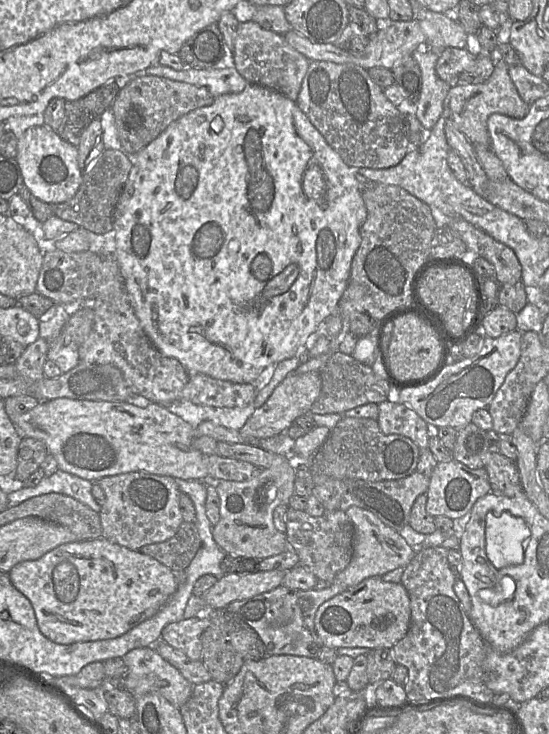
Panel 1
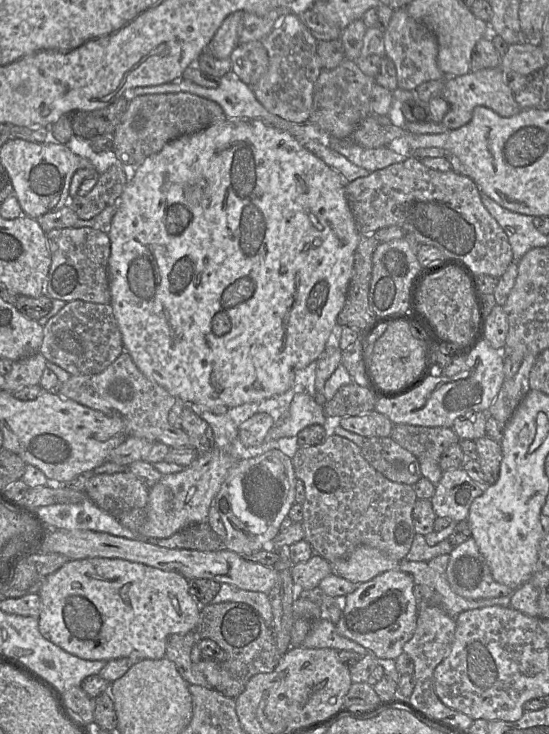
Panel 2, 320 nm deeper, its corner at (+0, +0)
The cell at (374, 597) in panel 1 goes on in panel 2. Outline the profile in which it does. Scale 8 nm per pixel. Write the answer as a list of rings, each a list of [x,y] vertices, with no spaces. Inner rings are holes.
[[[393,569],[383,572],[367,582],[359,584],[353,592],[347,594],[343,598],[343,610],[338,622],[335,624],[338,633],[362,645],[370,652],[372,652],[377,658],[395,660],[403,652],[404,644],[412,638],[414,631],[416,629],[417,616],[418,616],[418,600],[415,598],[413,593],[414,585],[415,583],[413,577],[408,573],[400,571],[399,569]]]

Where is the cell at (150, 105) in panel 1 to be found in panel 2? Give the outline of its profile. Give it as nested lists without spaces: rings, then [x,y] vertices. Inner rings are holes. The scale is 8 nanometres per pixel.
[[[188,92],[140,95],[129,100],[126,112],[113,133],[112,151],[124,167],[136,167],[173,140],[226,121],[219,104]]]

